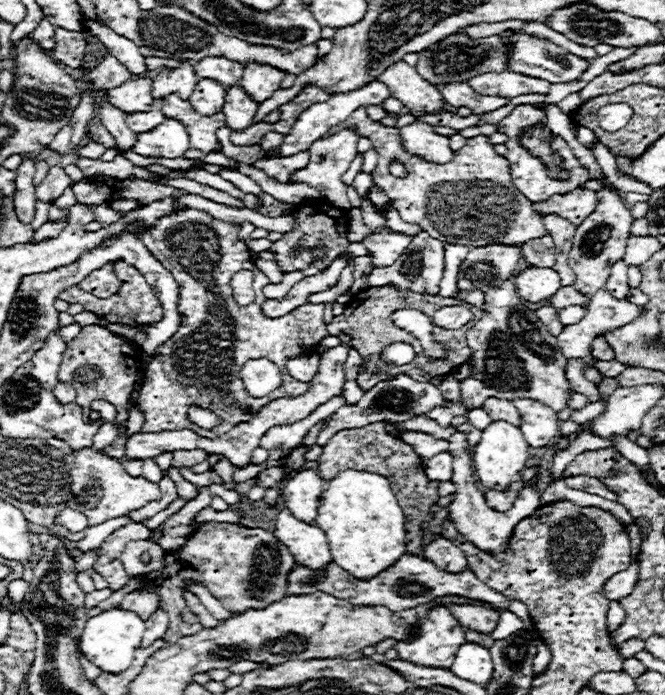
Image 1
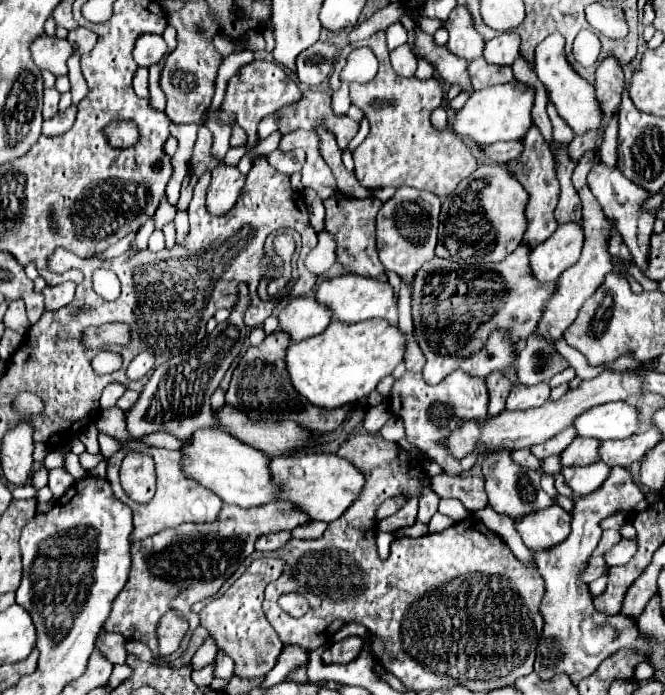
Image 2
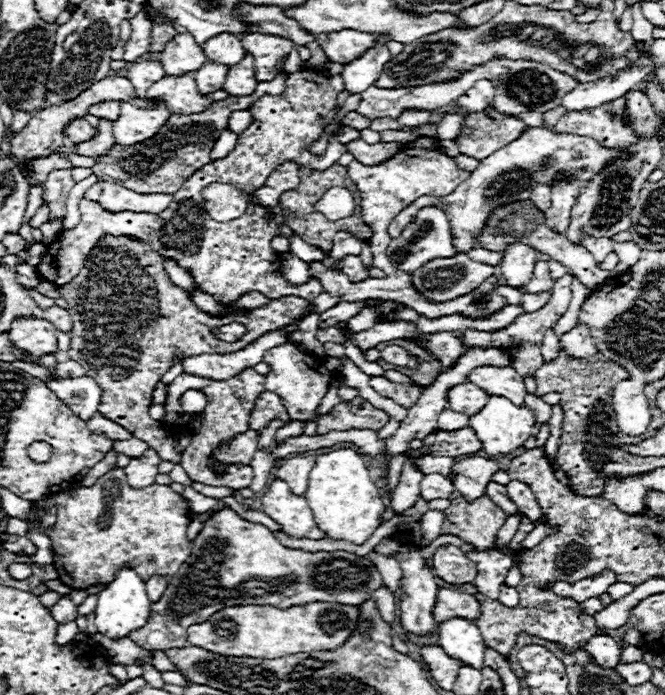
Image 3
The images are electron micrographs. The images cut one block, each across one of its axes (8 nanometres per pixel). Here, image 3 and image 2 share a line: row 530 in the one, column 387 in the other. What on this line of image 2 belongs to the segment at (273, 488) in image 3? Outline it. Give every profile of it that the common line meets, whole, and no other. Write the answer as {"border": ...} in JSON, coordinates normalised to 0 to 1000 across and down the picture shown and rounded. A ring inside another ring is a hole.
{"border":[[[514,394],[493,400],[481,406],[475,417],[475,435],[487,437],[499,449],[499,458],[517,466],[532,466],[559,458],[583,460],[589,469],[598,466],[598,443],[592,435],[589,412],[577,406],[562,406],[562,400],[538,400],[535,394]]]}

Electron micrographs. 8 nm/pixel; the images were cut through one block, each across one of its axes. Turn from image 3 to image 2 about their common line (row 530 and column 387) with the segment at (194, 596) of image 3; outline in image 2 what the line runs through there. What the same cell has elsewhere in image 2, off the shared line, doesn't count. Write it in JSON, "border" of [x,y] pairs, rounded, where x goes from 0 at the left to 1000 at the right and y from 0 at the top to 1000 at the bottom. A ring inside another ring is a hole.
{"border":[[[602,268],[595,279],[574,294],[565,311],[565,360],[574,383],[620,409],[623,394],[653,371],[659,308],[662,285],[656,279],[620,268]]]}

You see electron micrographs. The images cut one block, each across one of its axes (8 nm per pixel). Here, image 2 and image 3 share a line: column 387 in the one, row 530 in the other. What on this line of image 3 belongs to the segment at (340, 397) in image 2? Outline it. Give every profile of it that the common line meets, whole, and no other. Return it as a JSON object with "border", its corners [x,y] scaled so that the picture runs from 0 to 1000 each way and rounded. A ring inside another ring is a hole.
{"border":[[[526,645],[499,647],[475,659],[475,671],[463,685],[460,722],[490,774],[517,777],[538,786],[550,780],[568,757],[574,757],[574,740],[580,734],[571,705],[559,694],[550,668],[541,653]]]}

